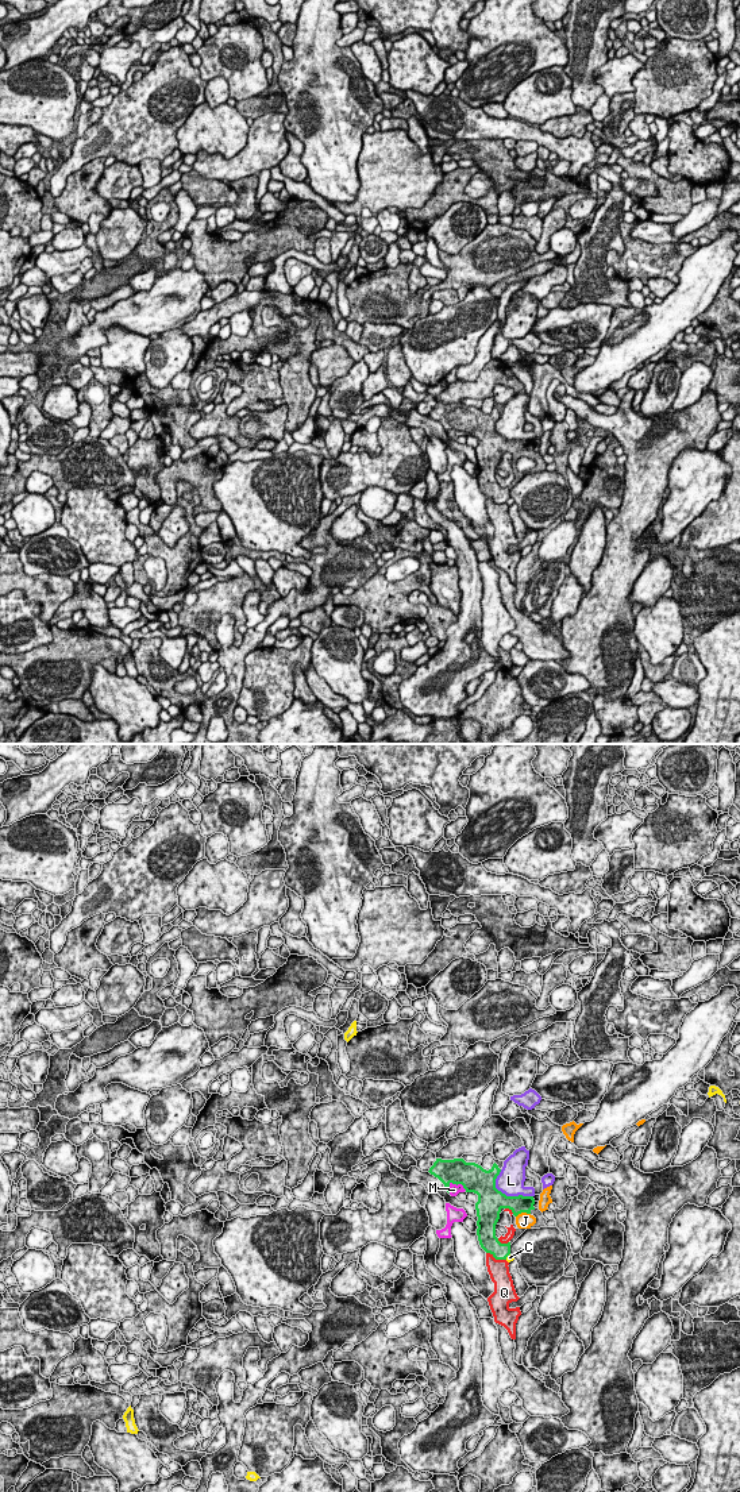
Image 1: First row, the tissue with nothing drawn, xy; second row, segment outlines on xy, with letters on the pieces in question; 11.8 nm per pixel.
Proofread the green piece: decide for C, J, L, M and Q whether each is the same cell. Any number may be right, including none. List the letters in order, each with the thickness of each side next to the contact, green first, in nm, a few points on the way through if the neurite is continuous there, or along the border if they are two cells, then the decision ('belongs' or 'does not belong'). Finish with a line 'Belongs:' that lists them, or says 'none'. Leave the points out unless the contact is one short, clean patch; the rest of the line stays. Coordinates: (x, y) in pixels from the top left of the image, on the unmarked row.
C: 220/70 nm | does not belong
J: 200/190 nm | does not belong
L: 320/320 nm | does not belong
M: 320/130 nm | belongs
Q: 220/240 nm | does not belong
Belongs: M

